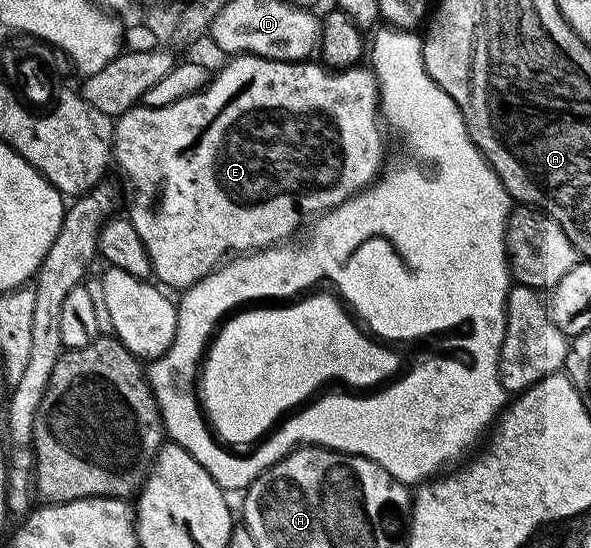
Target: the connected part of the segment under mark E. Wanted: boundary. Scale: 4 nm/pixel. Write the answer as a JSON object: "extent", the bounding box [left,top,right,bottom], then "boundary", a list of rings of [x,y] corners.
{"extent":[113,53,385,290],"boundary":[[[250,53],[233,55],[226,61],[229,62],[218,73],[216,70],[209,84],[195,95],[187,95],[187,99],[179,99],[179,103],[154,109],[149,109],[142,103],[116,118],[113,126],[113,161],[116,168],[117,165],[121,168],[122,175],[129,180],[129,185],[133,188],[133,202],[127,210],[129,222],[133,224],[135,231],[139,231],[143,247],[147,247],[147,255],[153,268],[152,276],[170,290],[190,289],[195,282],[202,281],[230,255],[244,255],[258,249],[267,249],[270,245],[288,242],[289,236],[304,223],[305,217],[313,219],[320,214],[328,213],[336,205],[342,205],[347,198],[372,185],[383,169],[381,160],[385,157],[385,141],[377,130],[377,121],[379,125],[377,79],[368,68],[350,67],[336,70],[321,63],[313,65],[314,63],[309,61],[276,61],[256,57]]]}

